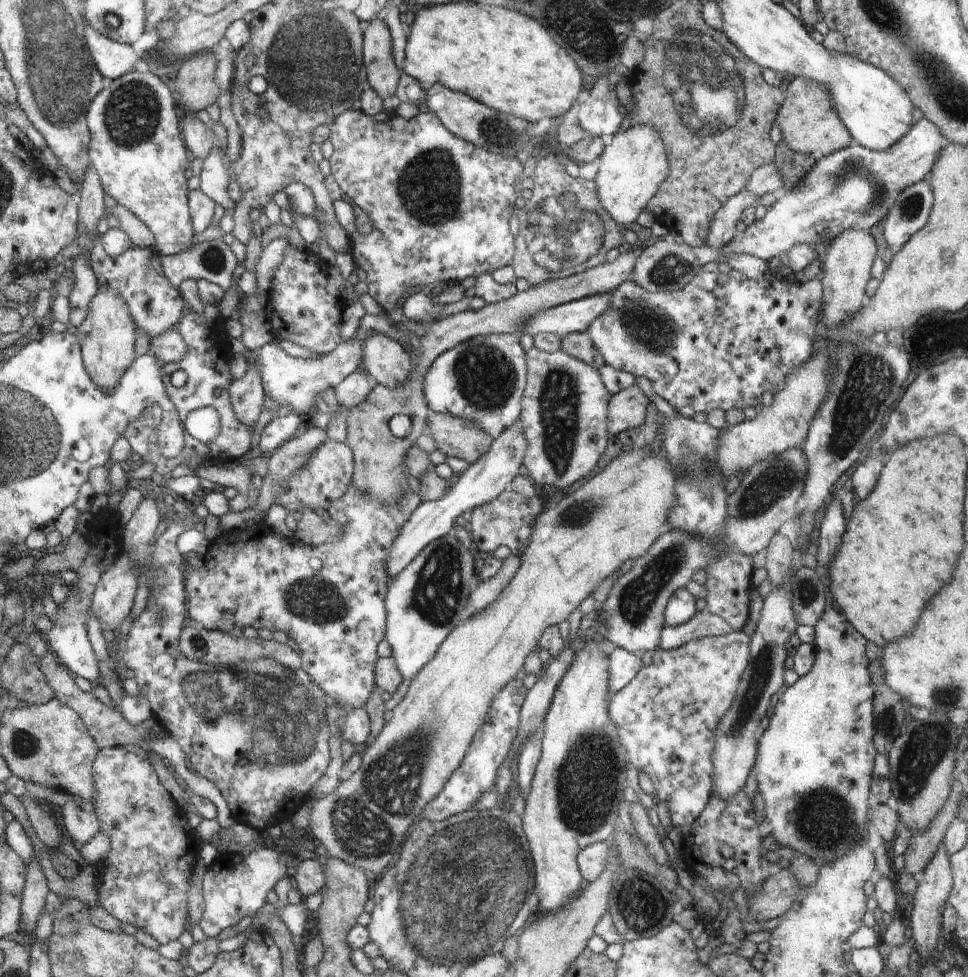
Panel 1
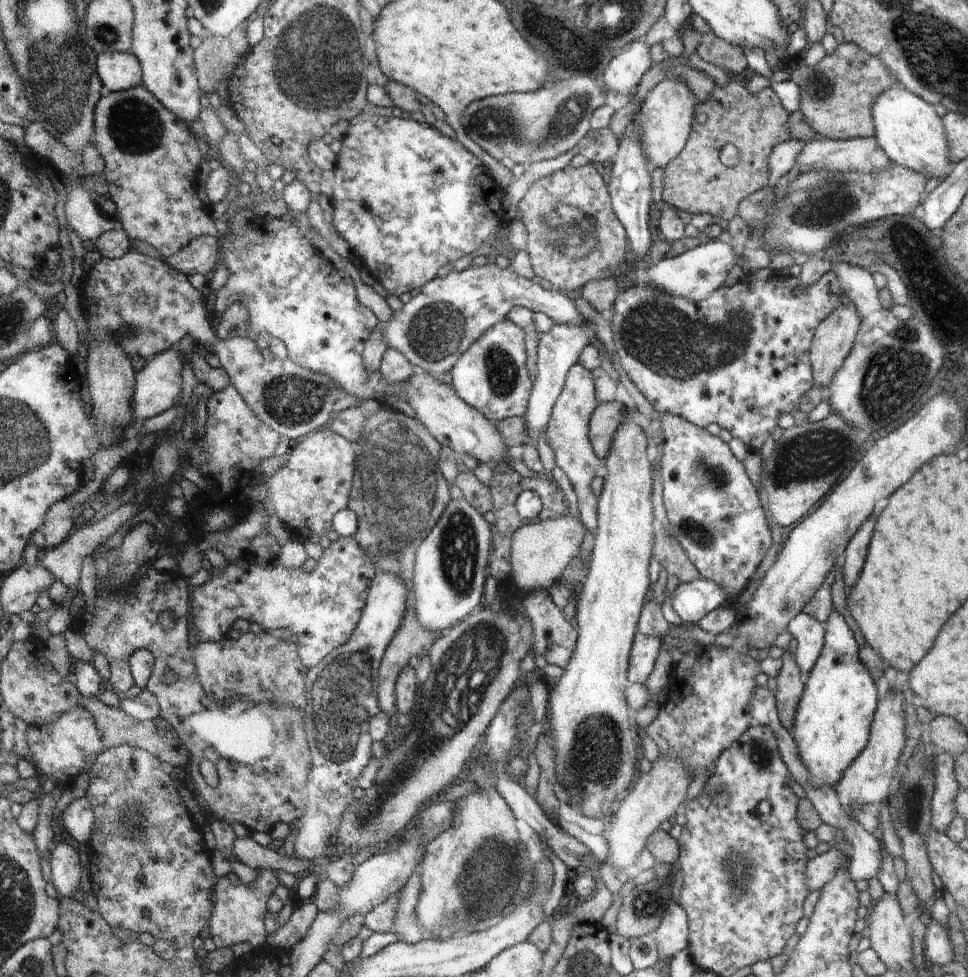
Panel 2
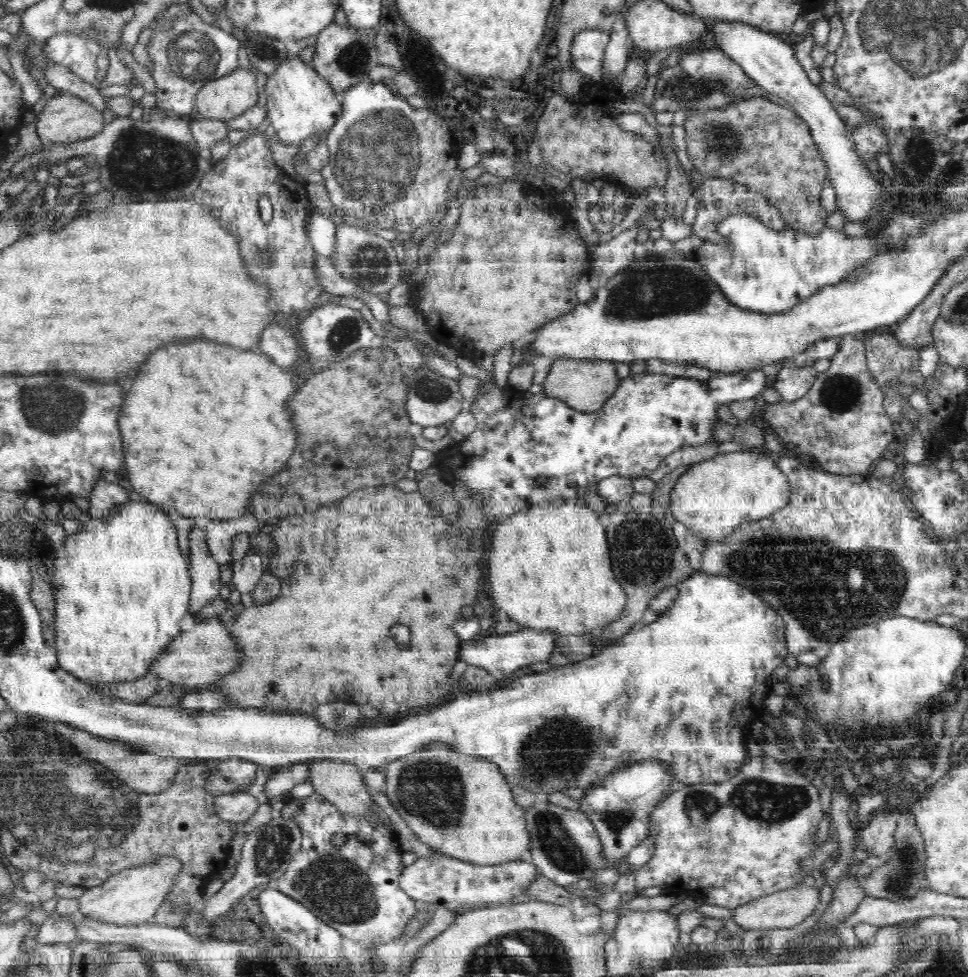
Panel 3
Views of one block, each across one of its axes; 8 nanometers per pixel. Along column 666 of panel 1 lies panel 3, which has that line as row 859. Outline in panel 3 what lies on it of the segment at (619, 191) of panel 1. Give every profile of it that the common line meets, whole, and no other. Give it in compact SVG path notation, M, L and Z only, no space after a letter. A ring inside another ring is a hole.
M160 856L141 865L121 869L120 872L108 877L104 884L93 885L92 888L85 889L83 895L77 898L79 908L76 912L100 923L116 926L144 924L152 920L158 907L174 888L182 870L182 861L174 856Z

